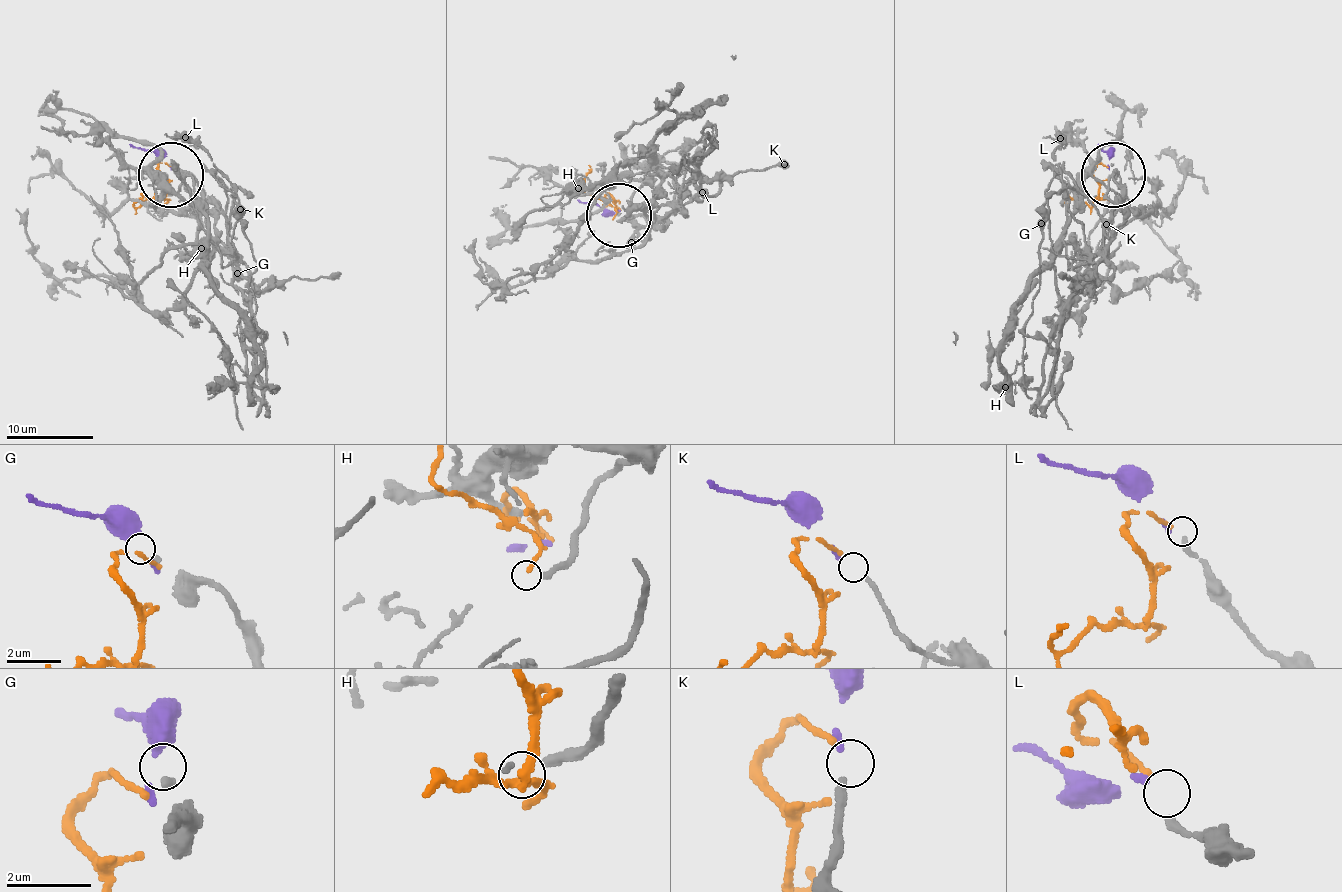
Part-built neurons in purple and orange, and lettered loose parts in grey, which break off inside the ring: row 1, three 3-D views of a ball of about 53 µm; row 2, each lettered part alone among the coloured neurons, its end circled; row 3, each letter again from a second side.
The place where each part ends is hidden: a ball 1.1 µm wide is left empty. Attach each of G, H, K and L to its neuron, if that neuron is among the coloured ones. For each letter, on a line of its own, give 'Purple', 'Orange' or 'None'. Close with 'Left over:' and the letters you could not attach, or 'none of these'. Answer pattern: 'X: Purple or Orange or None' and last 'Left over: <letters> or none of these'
G: None
H: None
K: Purple
L: Orange
Left over: G, H

